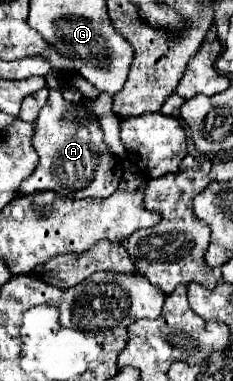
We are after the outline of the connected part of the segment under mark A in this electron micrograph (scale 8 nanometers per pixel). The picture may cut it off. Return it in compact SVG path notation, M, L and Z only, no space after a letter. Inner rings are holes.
M50 90L48 102L36 120L34 148L40 156L40 164L36 166L32 176L22 182L20 194L36 190L56 190L74 200L90 196L108 198L122 180L122 162L106 146L100 124L92 122L84 114L84 108L66 102L62 98L62 90ZM74 110L78 112L80 120L64 120L64 114Z

